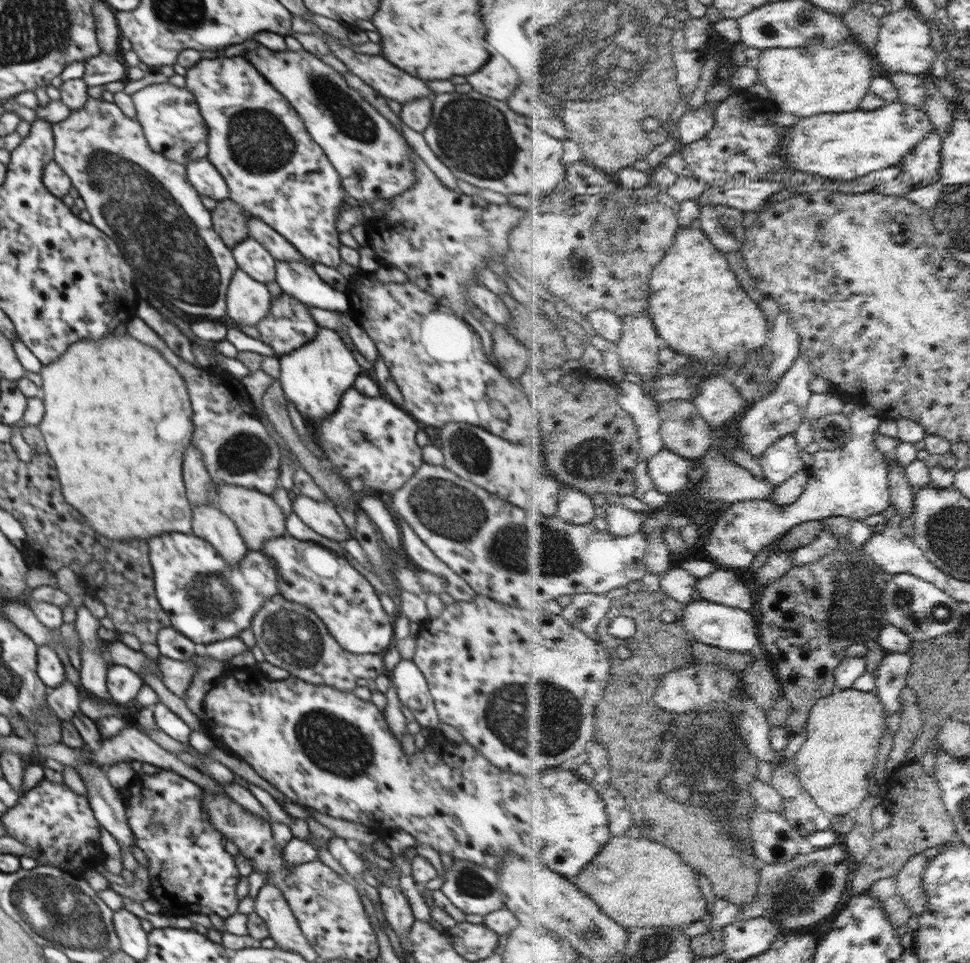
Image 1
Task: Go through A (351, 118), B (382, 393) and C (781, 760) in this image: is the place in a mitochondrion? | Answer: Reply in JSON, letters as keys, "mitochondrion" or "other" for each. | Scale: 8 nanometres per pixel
{"A":"mitochondrion","B":"other","C":"other"}

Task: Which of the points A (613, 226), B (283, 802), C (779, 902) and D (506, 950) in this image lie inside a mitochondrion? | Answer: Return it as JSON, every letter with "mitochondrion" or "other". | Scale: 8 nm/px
{"A":"mitochondrion","B":"other","C":"mitochondrion","D":"other"}

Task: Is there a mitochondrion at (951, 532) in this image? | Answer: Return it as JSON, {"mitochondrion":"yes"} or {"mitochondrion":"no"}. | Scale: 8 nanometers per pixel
{"mitochondrion":"yes"}

